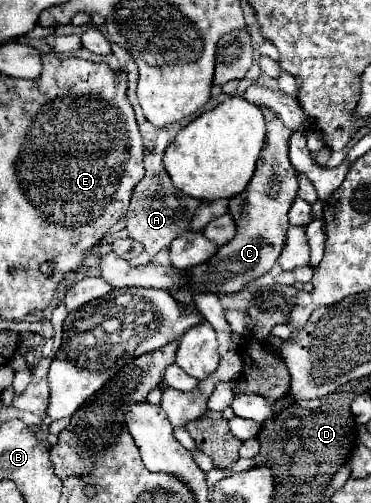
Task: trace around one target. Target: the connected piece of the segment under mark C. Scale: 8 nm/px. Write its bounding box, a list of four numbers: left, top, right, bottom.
[172,112,298,304]

